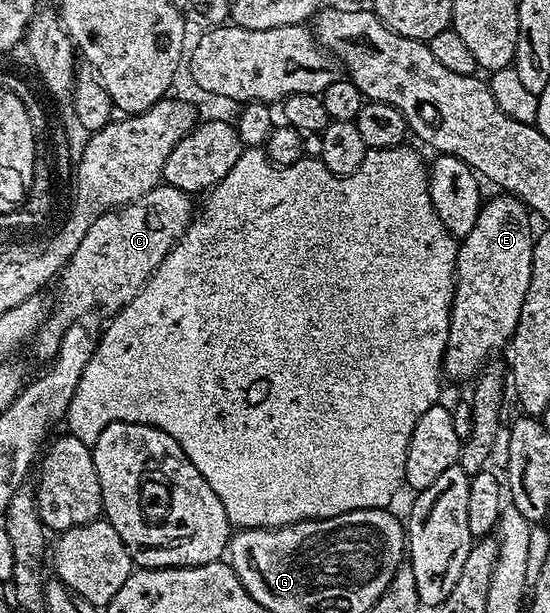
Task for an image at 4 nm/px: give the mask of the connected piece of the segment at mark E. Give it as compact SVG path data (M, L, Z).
M496 193L481 206L474 229L459 240L450 333L444 350L443 374L447 378L475 380L491 360L488 358L509 346L522 313L522 301L526 301L526 289L530 289L534 230L528 218L530 212L522 200Z

